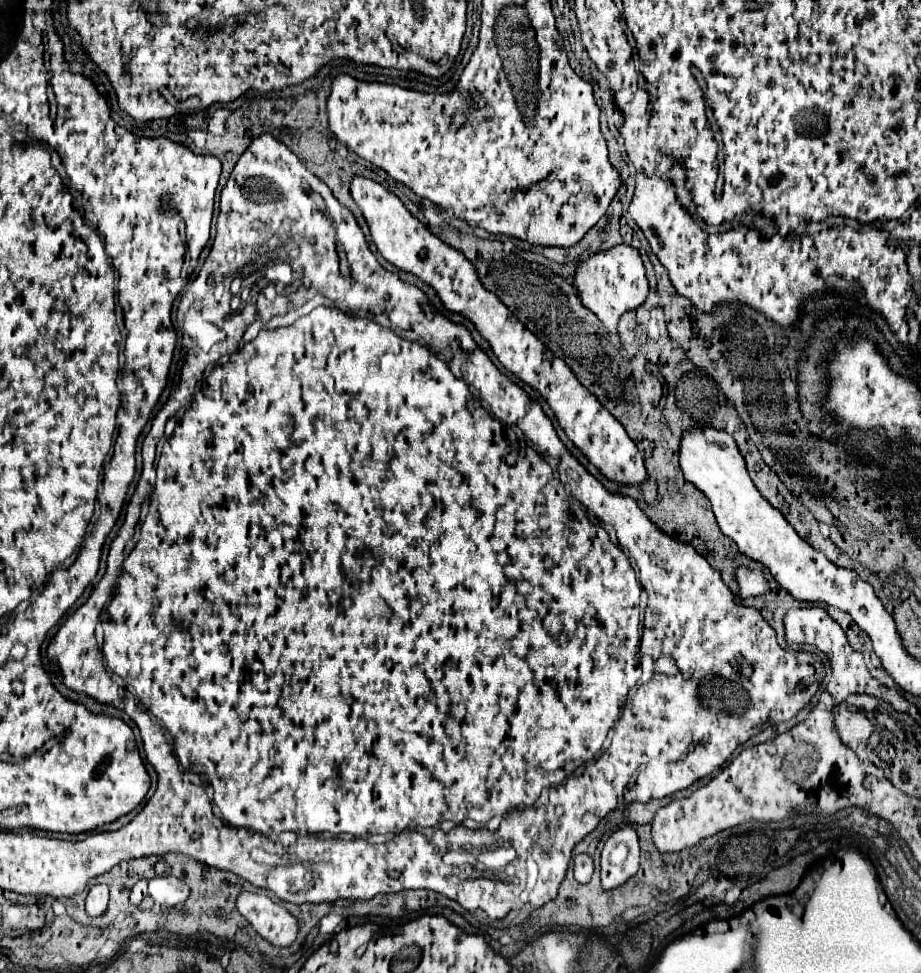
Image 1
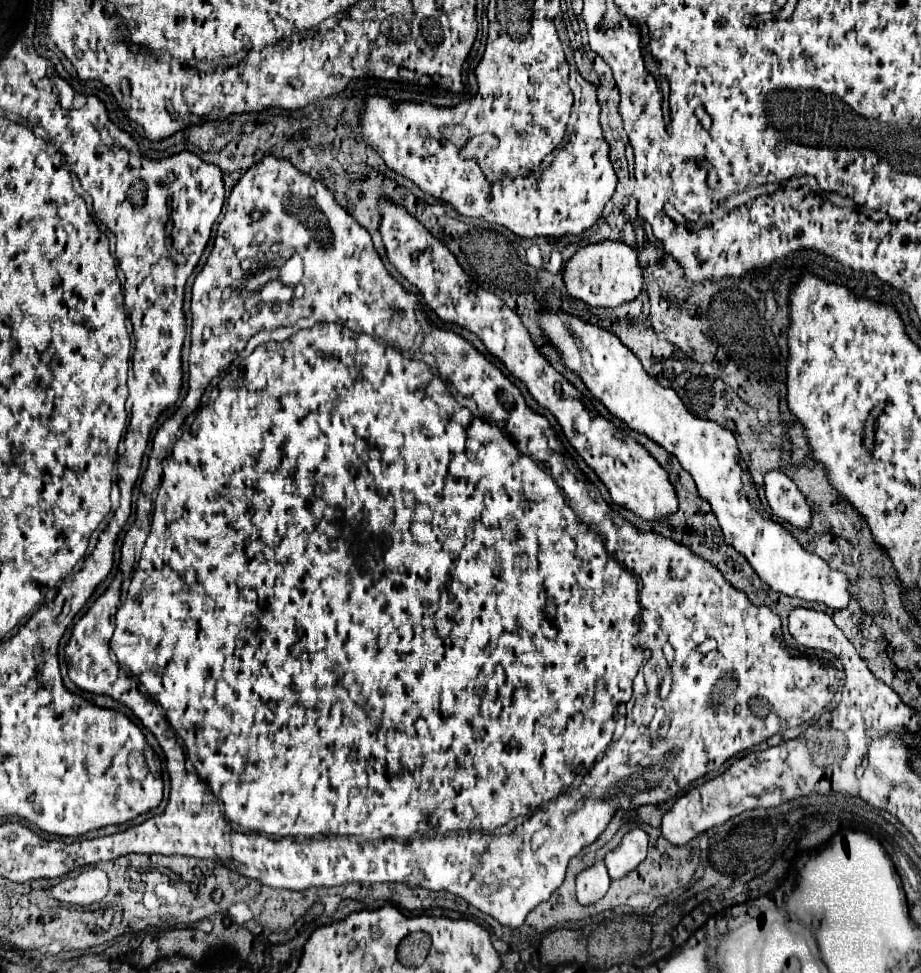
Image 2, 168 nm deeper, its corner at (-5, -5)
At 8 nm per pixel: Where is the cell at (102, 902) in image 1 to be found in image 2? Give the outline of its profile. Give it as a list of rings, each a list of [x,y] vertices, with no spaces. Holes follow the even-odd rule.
[[[89,868],[77,878],[67,878],[53,888],[53,896],[63,902],[91,906],[99,904],[109,892],[107,874],[99,868]]]

